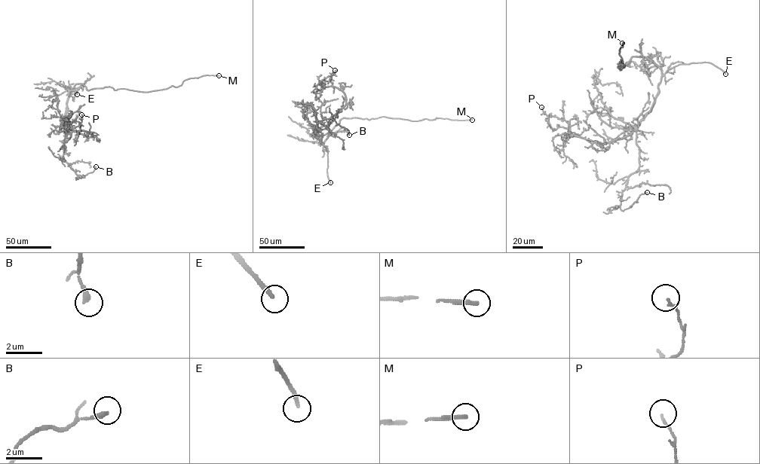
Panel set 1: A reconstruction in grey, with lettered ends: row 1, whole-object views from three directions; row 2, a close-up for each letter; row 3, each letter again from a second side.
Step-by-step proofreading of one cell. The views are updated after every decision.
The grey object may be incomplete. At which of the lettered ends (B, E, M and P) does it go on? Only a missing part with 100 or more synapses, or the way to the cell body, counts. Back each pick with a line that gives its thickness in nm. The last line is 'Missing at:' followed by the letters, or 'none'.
M: Thickness 240 nm
Missing at: M

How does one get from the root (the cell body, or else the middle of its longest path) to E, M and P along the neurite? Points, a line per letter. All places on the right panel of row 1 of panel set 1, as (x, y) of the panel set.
E: (646, 57), (660, 69), (662, 76), (667, 70), (680, 64), (703, 62), (711, 63), (725, 74)
M: (646, 57), (632, 56), (621, 68), (620, 62), (620, 70), (624, 66), (619, 54), (622, 43)
P: (646, 57), (661, 71), (658, 95), (623, 137), (600, 143), (552, 129), (541, 107)

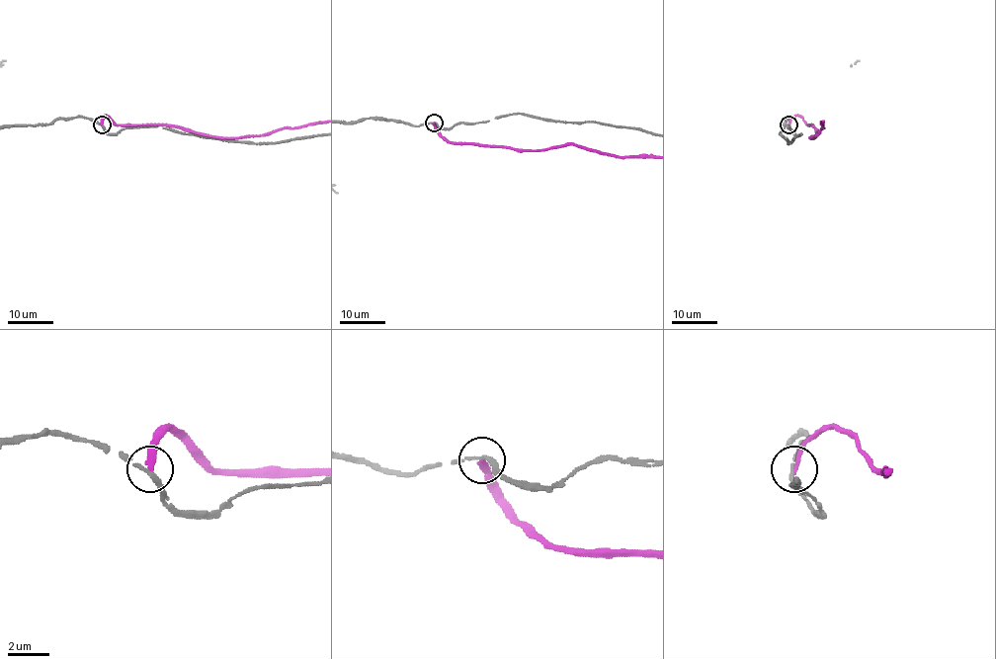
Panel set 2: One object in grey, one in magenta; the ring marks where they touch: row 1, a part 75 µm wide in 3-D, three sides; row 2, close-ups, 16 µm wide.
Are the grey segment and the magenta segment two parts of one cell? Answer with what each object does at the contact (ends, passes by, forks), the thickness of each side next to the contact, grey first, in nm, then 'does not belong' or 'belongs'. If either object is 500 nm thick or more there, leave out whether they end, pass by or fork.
grey passes by | magenta ends | 170/240 nm | does not belong

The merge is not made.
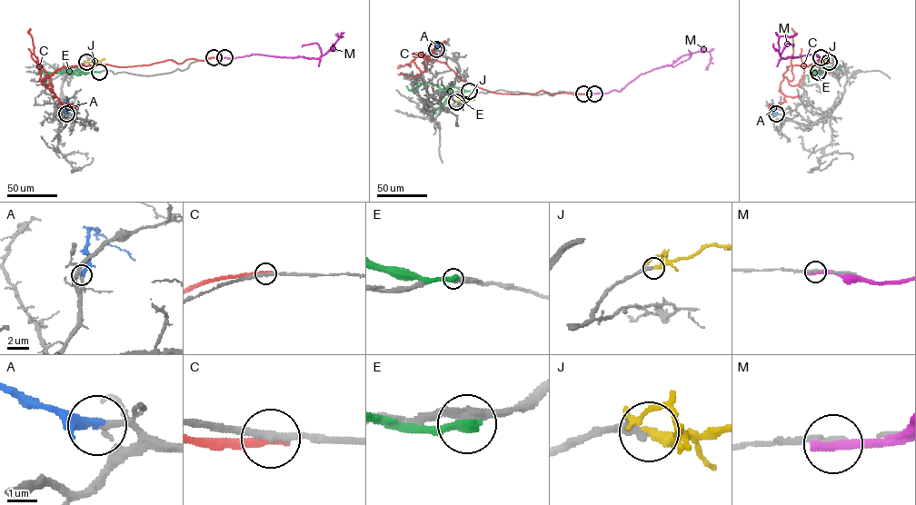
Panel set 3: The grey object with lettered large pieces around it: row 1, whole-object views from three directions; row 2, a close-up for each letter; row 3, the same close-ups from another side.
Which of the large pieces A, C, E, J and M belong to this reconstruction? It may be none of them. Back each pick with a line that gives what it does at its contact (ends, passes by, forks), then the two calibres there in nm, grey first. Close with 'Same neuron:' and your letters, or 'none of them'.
A: it ends | 170/360 nm
J: it ends | 280/320 nm
Same neuron: A, J

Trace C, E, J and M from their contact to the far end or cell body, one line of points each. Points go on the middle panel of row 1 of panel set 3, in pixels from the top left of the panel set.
C: (584, 94), (494, 93), (462, 81), (445, 64), (422, 56), (410, 66), (400, 64)
E: (470, 91), (449, 85), (443, 90), (429, 83), (410, 90), (406, 85)
J: (456, 102), (474, 100)
M: (594, 94), (621, 91), (641, 74), (671, 64), (682, 56), (698, 52), (710, 54), (707, 70)

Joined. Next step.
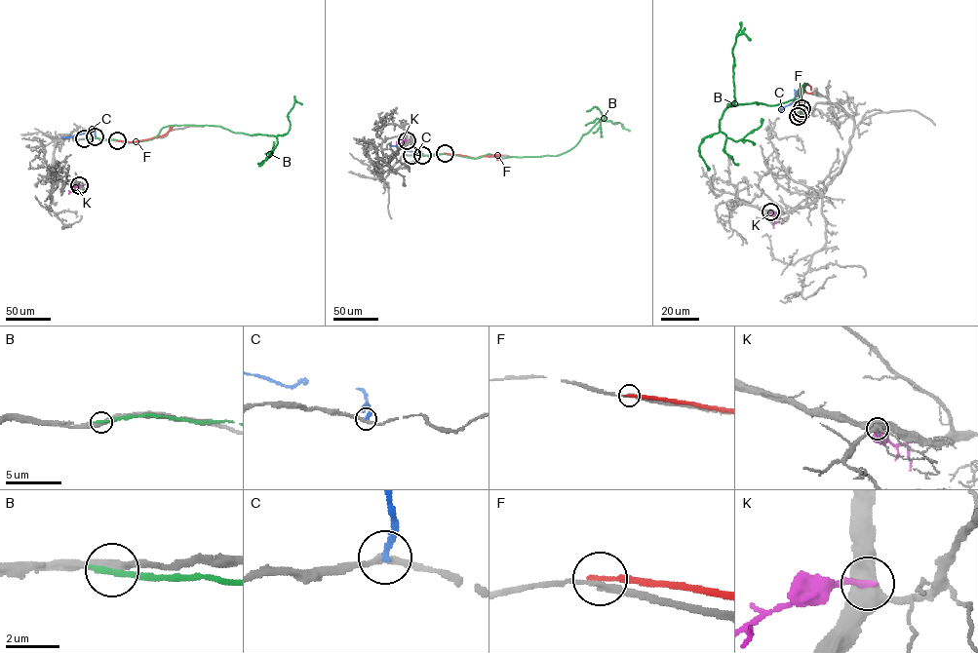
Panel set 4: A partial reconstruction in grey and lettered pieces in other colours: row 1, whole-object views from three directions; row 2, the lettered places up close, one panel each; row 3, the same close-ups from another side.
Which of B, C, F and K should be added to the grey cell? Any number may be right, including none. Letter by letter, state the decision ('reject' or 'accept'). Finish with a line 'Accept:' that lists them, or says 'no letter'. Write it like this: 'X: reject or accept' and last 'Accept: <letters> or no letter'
B: reject
C: accept
F: reject
K: reject
Accept: C

